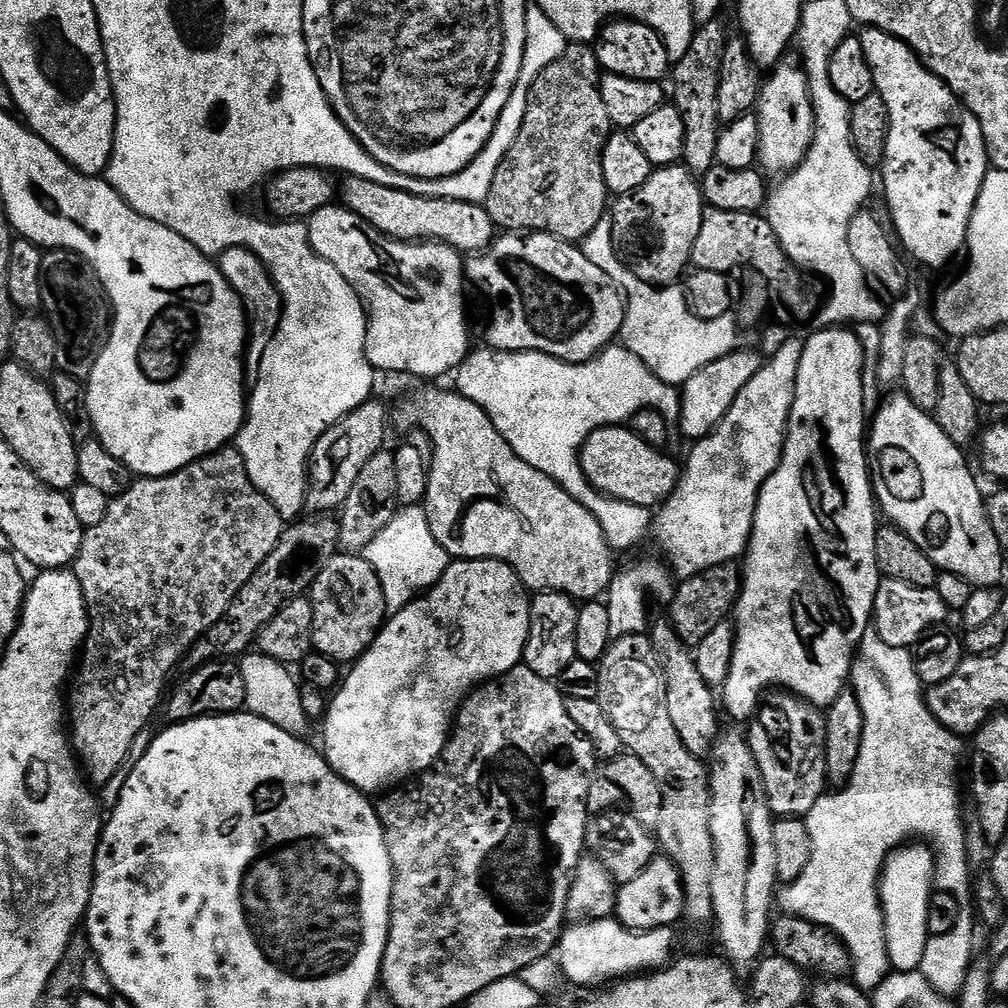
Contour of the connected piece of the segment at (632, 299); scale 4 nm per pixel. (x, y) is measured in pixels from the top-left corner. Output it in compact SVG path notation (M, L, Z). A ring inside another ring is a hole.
M611 219L600 220L598 226L590 230L582 242L582 251L626 297L624 325L619 334L622 346L630 350L630 354L642 358L642 362L646 362L646 366L662 382L682 386L691 376L698 374L702 366L710 366L710 362L718 362L718 358L728 356L741 347L742 332L735 315L703 320L693 312L683 287L647 284L632 273L612 244Z

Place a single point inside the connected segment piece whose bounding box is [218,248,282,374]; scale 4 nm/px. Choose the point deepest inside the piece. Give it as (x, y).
(247, 275)

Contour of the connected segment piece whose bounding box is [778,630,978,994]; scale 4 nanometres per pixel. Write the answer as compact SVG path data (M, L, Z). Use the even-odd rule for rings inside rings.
M869 630L860 640L860 646L856 650L856 659L852 661L852 675L850 677L851 691L855 692L858 698L858 706L862 708L862 718L864 719L864 729L862 730L862 750L858 750L858 762L854 766L854 774L847 784L839 789L837 796L825 794L818 798L818 802L814 802L814 810L810 810L806 817L808 821L808 829L810 830L810 862L806 862L806 870L802 870L802 874L793 882L793 884L785 884L779 889L778 904L780 904L785 913L789 916L801 916L815 924L826 926L835 934L837 938L848 948L850 957L850 976L859 988L865 990L875 989L882 981L889 976L892 963L888 957L888 943L884 937L884 911L880 908L880 874L884 870L884 863L887 862L889 856L901 847L905 842L915 838L920 842L927 842L932 849L935 858L935 878L933 885L940 892L950 894L959 906L957 921L953 929L946 935L931 937L924 951L924 958L920 964L919 971L922 972L926 980L936 989L938 993L943 994L958 994L961 990L963 982L965 982L965 974L968 966L973 961L972 948L974 946L974 932L978 929L978 922L975 915L975 897L974 897L974 878L971 877L972 867L968 861L966 854L965 842L965 827L966 820L960 817L960 792L956 789L956 771L960 768L960 755L965 755L966 748L962 745L961 737L955 736L950 730L946 730L946 726L942 726L942 722L938 722L938 718L934 718L934 714L930 714L926 703L925 693L922 691L920 679L916 677L914 670L914 662L909 649L899 648L898 646L886 646L886 642L882 642L882 638L877 636L875 631Z

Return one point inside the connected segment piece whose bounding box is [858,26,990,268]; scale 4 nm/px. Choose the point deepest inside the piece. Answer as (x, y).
(936, 159)

